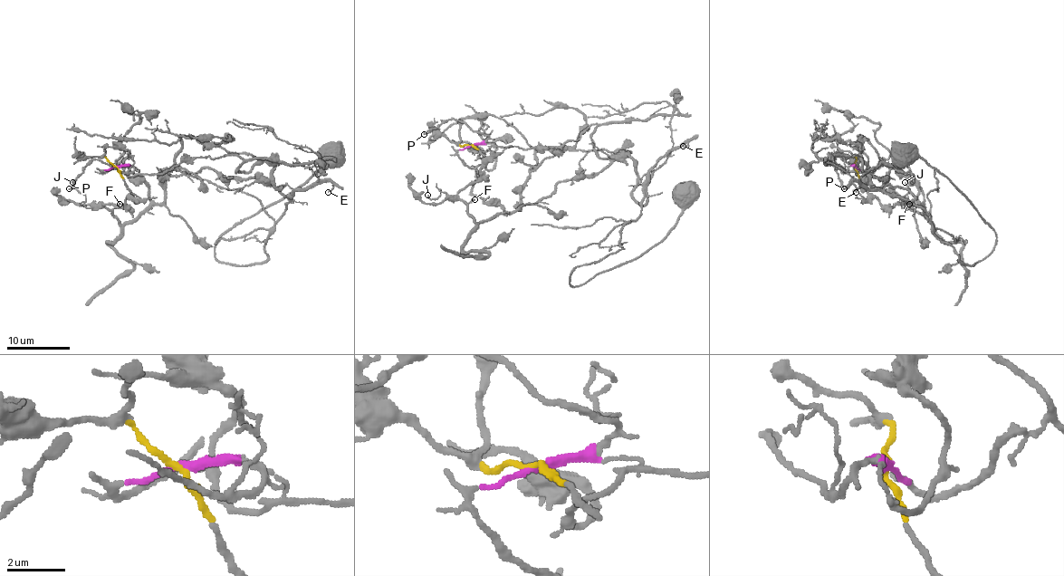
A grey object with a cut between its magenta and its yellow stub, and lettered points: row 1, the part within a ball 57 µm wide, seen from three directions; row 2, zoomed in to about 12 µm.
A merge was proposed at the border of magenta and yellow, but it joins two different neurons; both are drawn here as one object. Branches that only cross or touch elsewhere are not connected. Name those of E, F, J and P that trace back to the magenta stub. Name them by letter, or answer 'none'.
E, P

